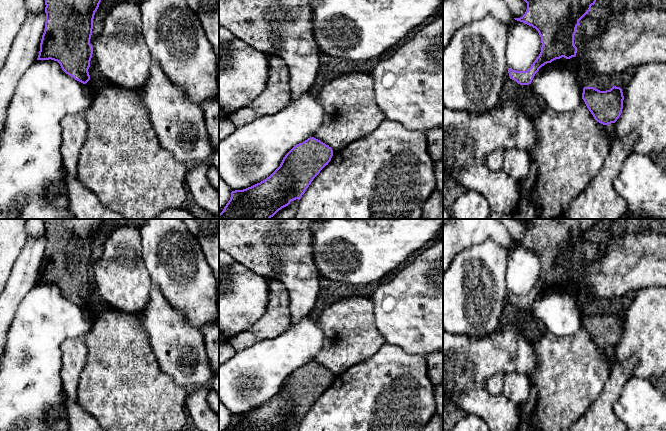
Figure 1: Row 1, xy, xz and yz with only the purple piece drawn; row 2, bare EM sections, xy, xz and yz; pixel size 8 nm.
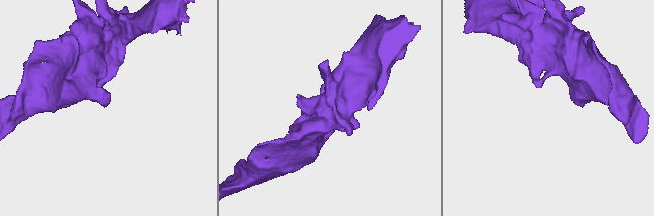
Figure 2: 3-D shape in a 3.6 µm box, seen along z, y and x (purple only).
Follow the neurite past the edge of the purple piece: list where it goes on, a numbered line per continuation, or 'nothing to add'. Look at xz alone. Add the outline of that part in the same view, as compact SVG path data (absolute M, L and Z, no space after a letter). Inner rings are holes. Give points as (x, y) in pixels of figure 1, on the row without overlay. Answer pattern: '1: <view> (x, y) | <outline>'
nothing to add

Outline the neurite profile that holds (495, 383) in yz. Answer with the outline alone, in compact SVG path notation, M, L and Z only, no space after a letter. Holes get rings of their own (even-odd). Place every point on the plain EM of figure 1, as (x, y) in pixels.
M498 372L488 378L486 386L488 392L493 396L498 396L503 392L503 385L506 373Z

